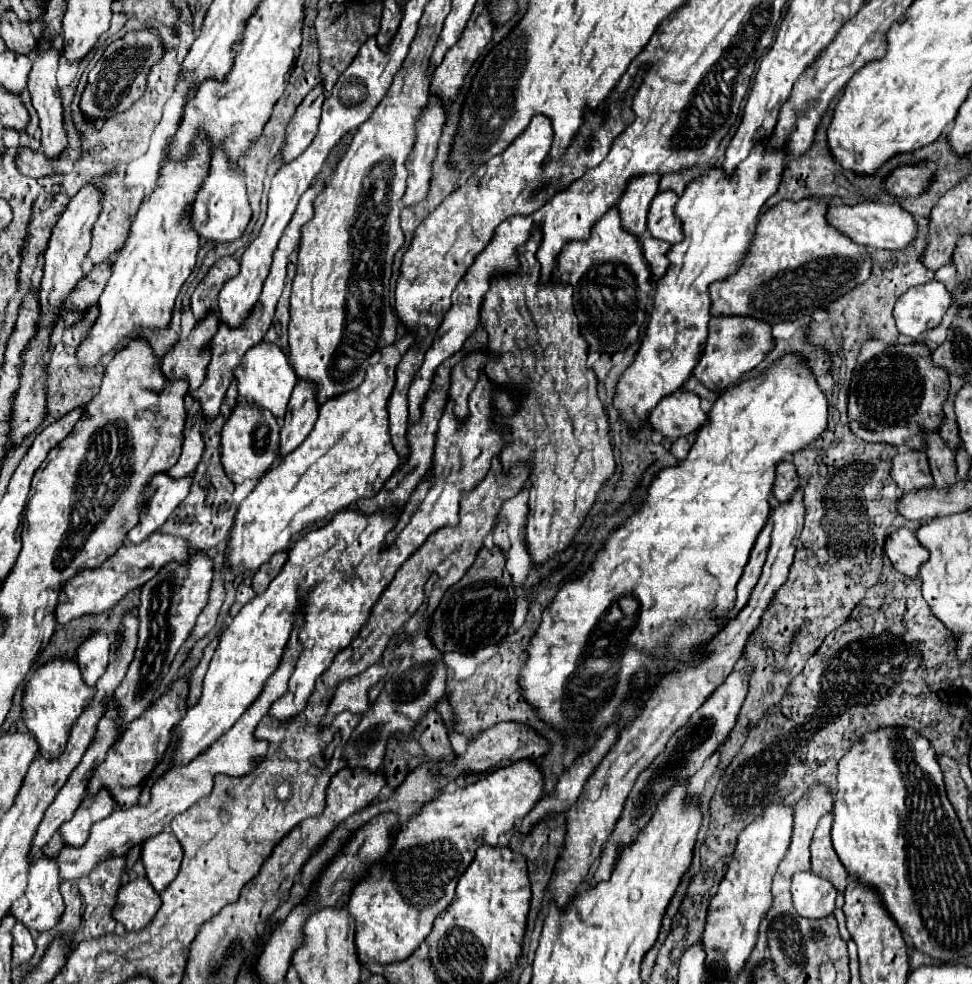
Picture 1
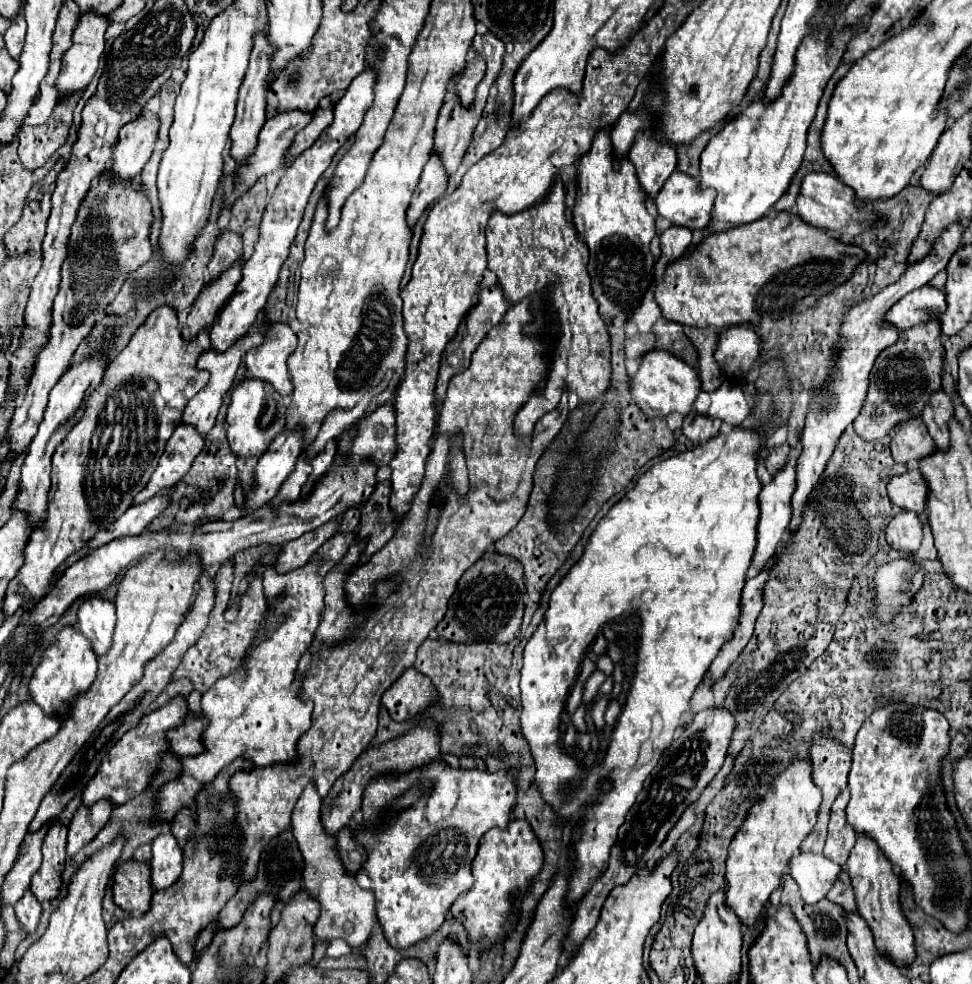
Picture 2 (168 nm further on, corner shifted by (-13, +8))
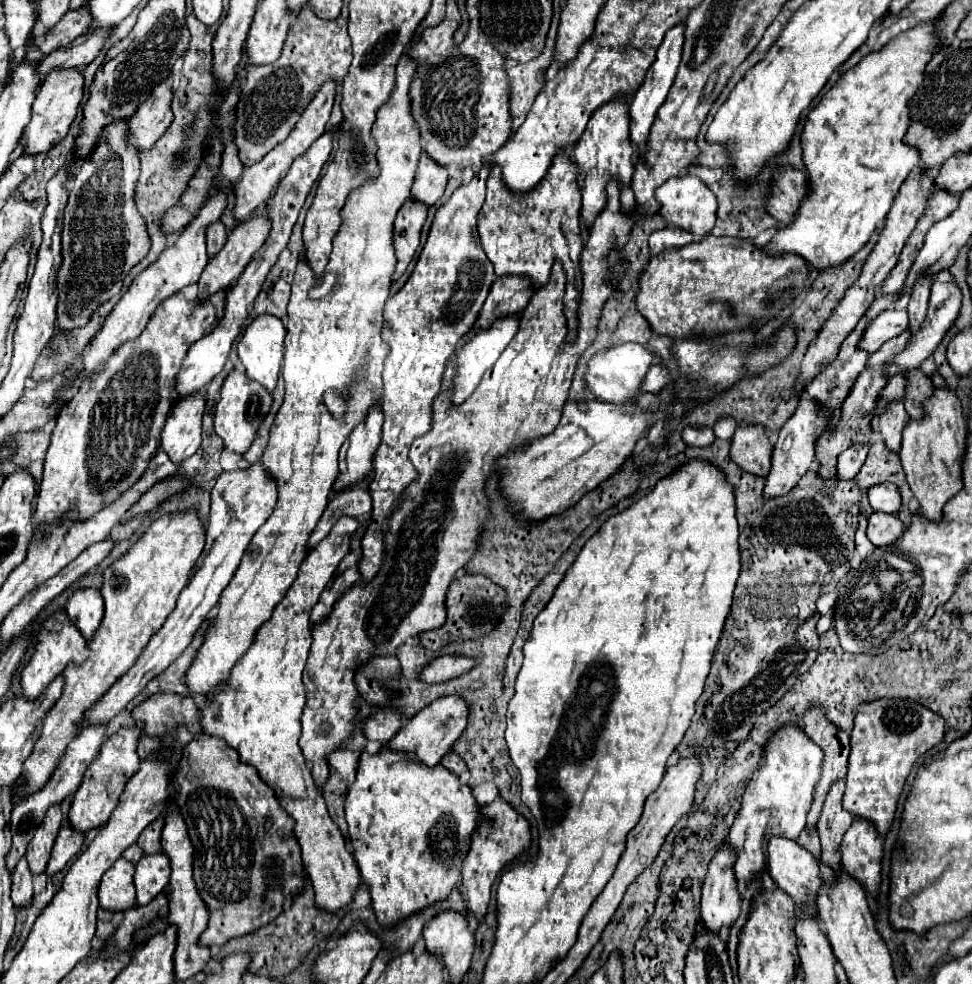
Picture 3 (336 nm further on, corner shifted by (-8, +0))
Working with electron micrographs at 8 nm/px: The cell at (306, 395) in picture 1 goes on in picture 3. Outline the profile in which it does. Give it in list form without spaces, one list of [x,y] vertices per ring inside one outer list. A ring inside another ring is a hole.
[[[261,462],[243,470],[223,472],[217,478],[211,490],[207,542],[203,556],[195,564],[195,574],[191,576],[187,588],[181,592],[177,600],[177,608],[169,614],[163,628],[151,638],[151,644],[143,650],[143,656],[139,656],[139,664],[135,664],[135,668],[131,668],[131,672],[127,672],[127,676],[123,676],[123,680],[119,680],[119,684],[115,684],[115,688],[107,692],[107,696],[103,696],[103,700],[95,706],[91,720],[87,720],[87,726],[95,724],[95,720],[111,720],[117,712],[121,712],[127,706],[129,700],[133,700],[145,688],[145,684],[151,678],[159,676],[189,646],[195,630],[207,618],[209,610],[219,602],[221,592],[233,578],[253,534],[271,516],[275,504],[277,504],[277,482]]]

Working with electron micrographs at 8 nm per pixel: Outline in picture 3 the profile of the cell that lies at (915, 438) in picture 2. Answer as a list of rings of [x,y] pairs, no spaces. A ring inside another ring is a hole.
[[[901,402],[891,404],[891,408],[887,408],[887,412],[883,412],[883,416],[879,416],[877,422],[879,422],[879,430],[881,430],[881,436],[885,440],[887,450],[897,454],[901,450],[903,428],[909,422],[909,416],[907,416],[903,404]]]

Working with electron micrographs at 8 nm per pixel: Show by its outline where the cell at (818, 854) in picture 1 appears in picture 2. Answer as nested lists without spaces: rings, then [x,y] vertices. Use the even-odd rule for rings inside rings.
[[[846,788],[844,792],[840,792],[840,796],[834,800],[832,804],[832,816],[830,816],[830,824],[828,824],[828,840],[824,846],[824,856],[828,856],[832,862],[844,866],[848,860],[848,854],[856,842],[856,832],[852,832],[852,828],[848,828],[846,816],[844,816],[844,808],[850,800],[850,790]]]

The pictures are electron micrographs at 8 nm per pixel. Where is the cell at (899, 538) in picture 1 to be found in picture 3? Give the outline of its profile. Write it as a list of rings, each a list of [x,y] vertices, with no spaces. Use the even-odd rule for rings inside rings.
[[[875,512],[869,518],[869,526],[867,526],[867,538],[883,548],[883,546],[891,546],[895,544],[905,532],[905,524],[899,520],[897,514],[883,514],[883,512]]]

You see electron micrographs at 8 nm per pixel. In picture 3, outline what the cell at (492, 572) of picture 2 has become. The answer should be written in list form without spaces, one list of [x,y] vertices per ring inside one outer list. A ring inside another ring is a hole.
[[[473,574],[473,576],[465,576],[463,580],[457,578],[451,582],[447,600],[445,600],[447,622],[439,630],[421,634],[419,640],[429,650],[441,650],[443,646],[451,642],[467,642],[467,640],[485,638],[501,622],[499,618],[505,614],[505,602],[507,602],[505,590],[499,588],[495,582],[491,582],[487,576]]]

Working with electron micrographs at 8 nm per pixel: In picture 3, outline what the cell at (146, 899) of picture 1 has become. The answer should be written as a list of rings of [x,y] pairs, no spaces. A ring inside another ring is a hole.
[[[119,858],[103,876],[99,886],[99,904],[105,910],[117,912],[135,906],[135,866],[125,858]]]

